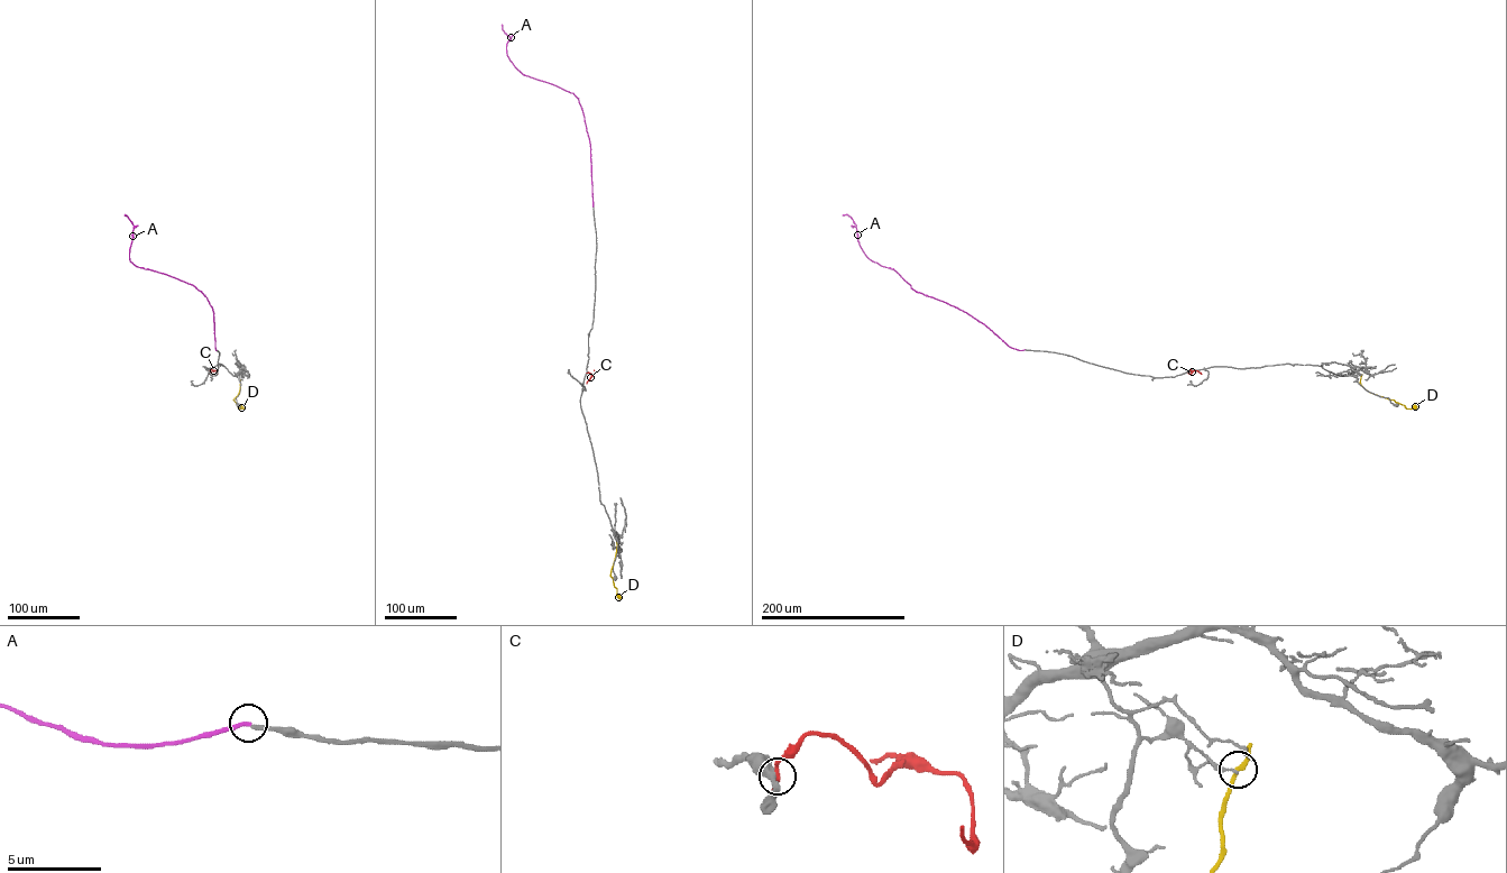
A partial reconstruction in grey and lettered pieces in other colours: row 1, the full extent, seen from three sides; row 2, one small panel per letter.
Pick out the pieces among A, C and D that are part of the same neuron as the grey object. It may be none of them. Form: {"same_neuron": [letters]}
{"same_neuron": []}

